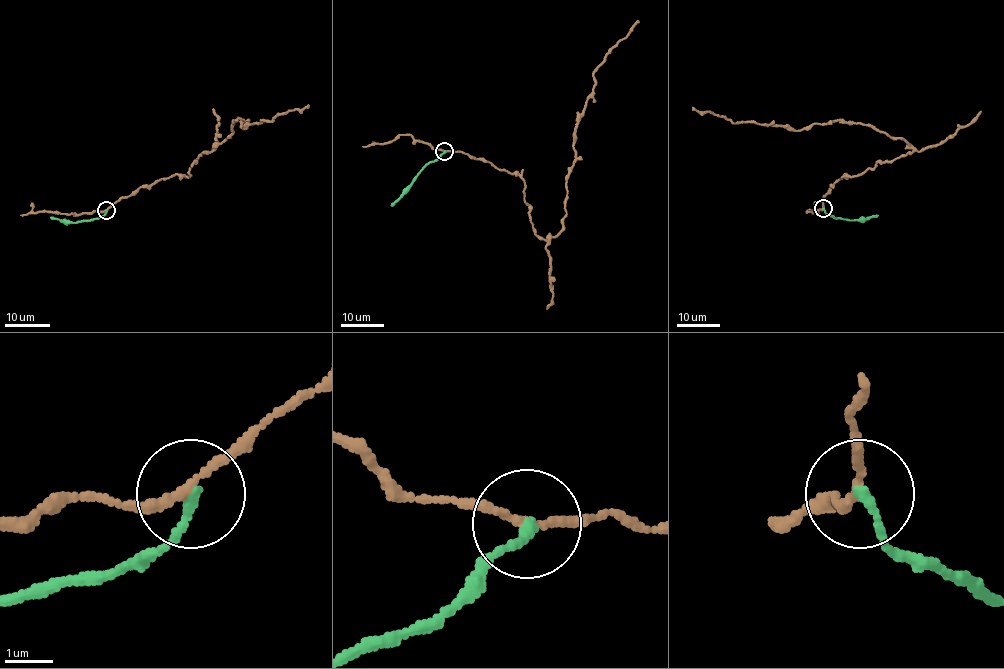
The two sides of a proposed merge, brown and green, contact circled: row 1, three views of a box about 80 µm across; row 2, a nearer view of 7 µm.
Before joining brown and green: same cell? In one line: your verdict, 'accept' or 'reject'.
reject

